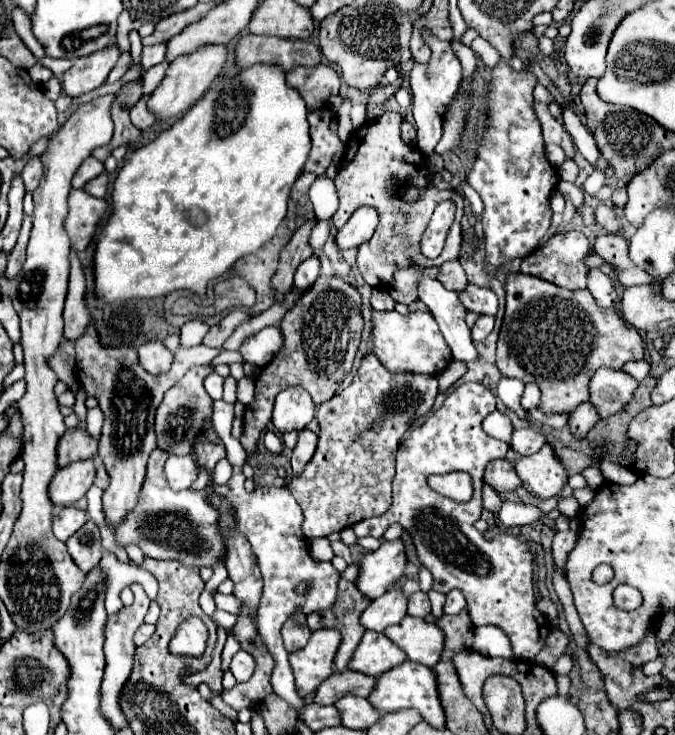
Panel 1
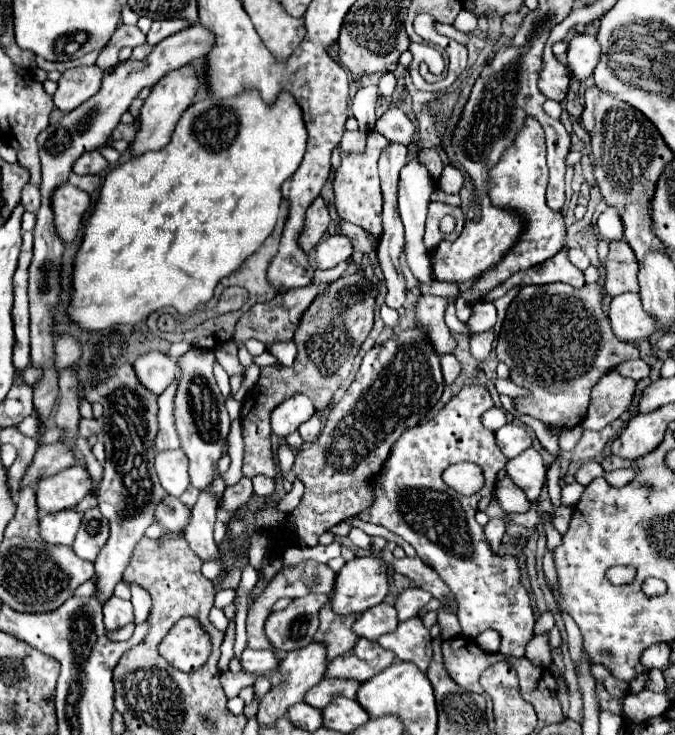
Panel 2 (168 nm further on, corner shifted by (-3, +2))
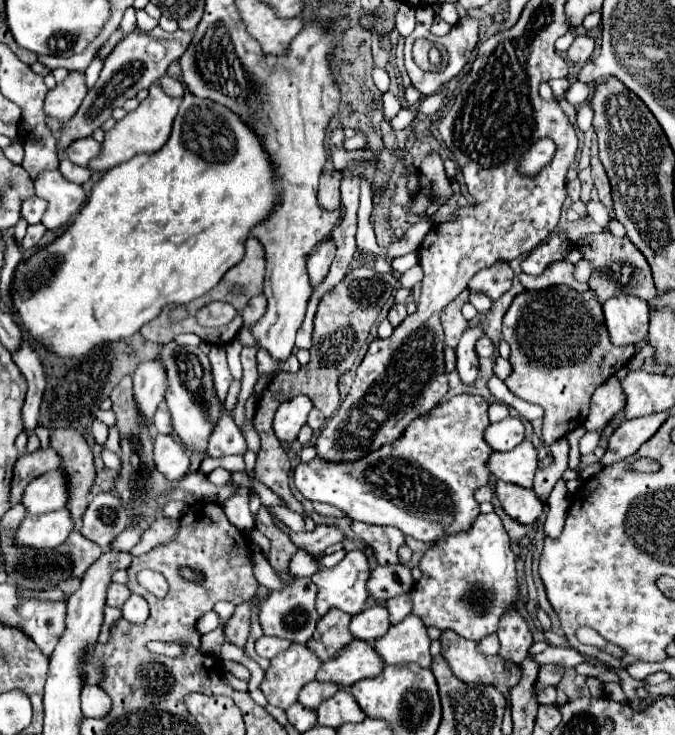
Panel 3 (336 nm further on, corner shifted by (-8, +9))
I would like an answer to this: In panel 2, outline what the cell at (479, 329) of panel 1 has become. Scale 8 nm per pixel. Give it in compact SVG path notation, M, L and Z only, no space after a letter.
M483 332L483 334L477 334L471 338L471 354L477 362L483 362L489 356L493 338L495 338L493 332Z

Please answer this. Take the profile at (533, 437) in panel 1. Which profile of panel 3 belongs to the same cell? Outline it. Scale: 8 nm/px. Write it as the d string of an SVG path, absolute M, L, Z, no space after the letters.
M508 417L500 423L492 423L486 429L484 439L494 451L510 451L524 439L524 425L520 419Z

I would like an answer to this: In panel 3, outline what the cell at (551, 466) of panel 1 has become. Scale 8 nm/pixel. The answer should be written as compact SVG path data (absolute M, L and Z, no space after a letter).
M522 441L508 453L494 453L488 461L488 469L496 479L522 487L532 487L538 467L538 453L532 441Z

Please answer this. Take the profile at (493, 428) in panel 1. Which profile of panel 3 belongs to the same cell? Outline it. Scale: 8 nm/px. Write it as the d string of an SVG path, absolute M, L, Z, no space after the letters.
M492 403L488 407L488 415L490 415L492 423L498 423L498 421L502 421L502 419L508 417L508 407L502 405L502 403Z

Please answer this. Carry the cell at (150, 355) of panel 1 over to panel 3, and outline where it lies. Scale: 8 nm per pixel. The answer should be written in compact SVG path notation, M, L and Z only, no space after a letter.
M160 359L138 363L134 371L134 397L140 413L152 419L158 405L164 401L166 389L168 377L164 375L164 365L160 363Z

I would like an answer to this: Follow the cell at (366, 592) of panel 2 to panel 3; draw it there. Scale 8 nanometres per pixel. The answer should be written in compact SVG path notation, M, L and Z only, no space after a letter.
M350 551L350 553L346 553L346 557L336 567L320 569L316 575L312 575L312 581L318 585L318 599L316 599L318 613L326 615L328 609L336 607L344 613L358 615L368 601L368 589L366 589L368 575L370 575L368 557L362 551Z

